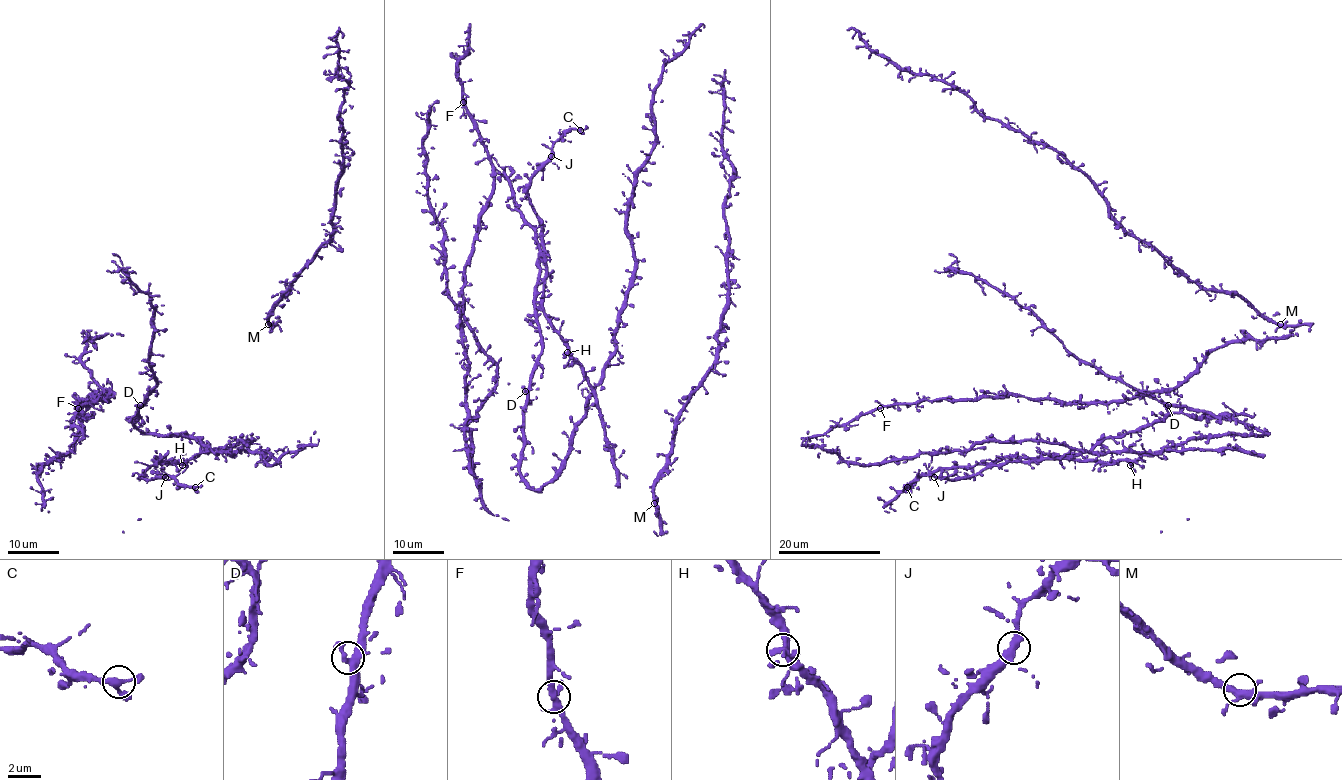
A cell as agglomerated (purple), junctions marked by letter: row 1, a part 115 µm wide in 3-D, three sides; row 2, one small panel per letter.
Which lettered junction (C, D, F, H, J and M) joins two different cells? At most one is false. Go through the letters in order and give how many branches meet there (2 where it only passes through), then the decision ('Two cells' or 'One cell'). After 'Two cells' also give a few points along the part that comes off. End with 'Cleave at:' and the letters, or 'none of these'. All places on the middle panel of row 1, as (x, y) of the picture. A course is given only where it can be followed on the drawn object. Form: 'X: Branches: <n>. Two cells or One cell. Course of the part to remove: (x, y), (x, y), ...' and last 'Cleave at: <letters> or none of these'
C: Branches: 3. One cell
D: Branches: 3. One cell
F: Branches: 4. One cell
H: Branches: 4. One cell
J: Branches: 3. One cell
M: Branches: 4. One cell
Cleave at: none of these

